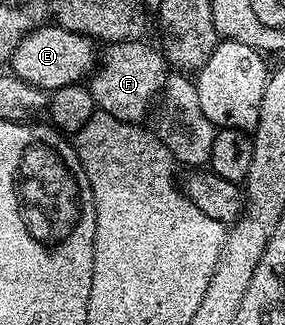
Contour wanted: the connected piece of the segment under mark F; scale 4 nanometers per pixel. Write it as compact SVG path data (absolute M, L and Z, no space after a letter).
M123 39L118 43L109 43L102 55L100 52L99 66L87 79L98 112L124 123L140 124L149 106L151 111L165 85L167 60L158 48L156 51L151 44L145 42L141 39Z

